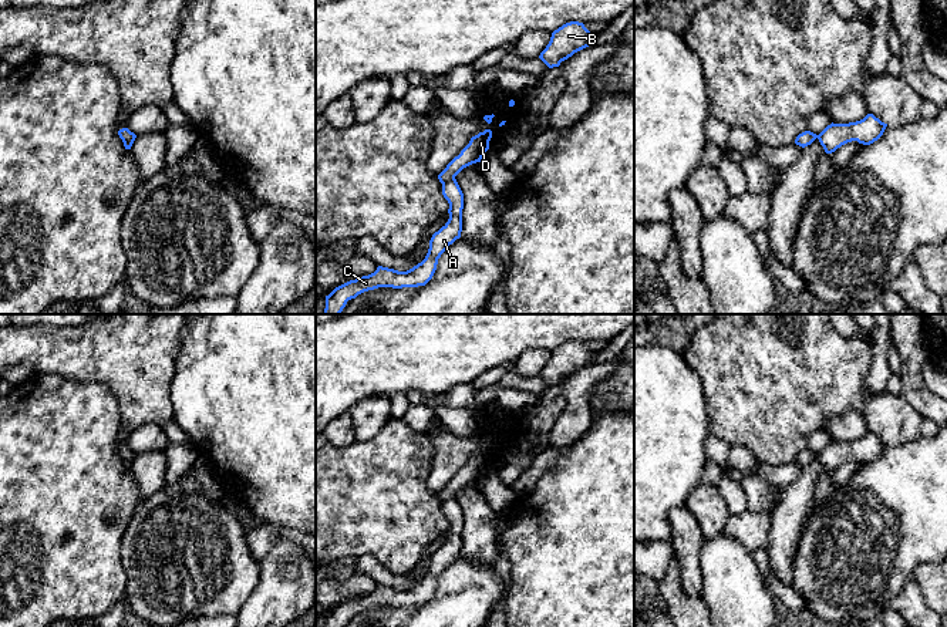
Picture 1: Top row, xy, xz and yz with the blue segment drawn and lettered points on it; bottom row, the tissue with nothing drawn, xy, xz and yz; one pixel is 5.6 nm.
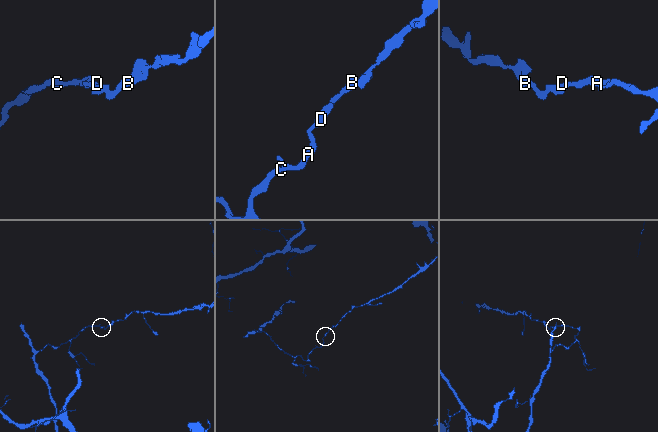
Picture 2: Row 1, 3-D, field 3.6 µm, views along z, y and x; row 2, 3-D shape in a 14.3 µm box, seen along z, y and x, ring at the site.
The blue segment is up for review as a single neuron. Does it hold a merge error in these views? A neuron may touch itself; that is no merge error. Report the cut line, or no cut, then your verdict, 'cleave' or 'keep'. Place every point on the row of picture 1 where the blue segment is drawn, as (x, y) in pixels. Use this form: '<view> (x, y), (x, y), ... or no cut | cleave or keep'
xz (454, 178), (442, 184) | cleave

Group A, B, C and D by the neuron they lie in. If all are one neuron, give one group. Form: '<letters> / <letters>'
A C / B D

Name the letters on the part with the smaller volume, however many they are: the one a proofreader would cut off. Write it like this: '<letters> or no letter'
B, D

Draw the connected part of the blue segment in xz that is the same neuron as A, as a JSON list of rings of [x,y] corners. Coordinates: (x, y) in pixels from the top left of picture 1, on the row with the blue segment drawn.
[[[449,179],[442,183],[442,195],[449,203],[449,219],[432,235],[425,259],[407,272],[378,266],[374,273],[336,287],[326,296],[323,314],[340,314],[348,300],[378,287],[402,289],[425,286],[432,279],[441,254],[461,237],[462,232],[464,193],[456,179]]]

